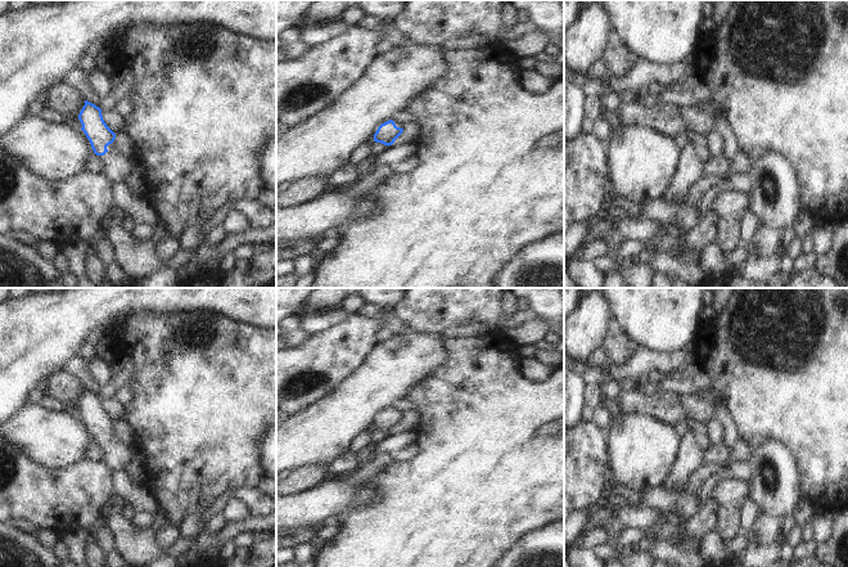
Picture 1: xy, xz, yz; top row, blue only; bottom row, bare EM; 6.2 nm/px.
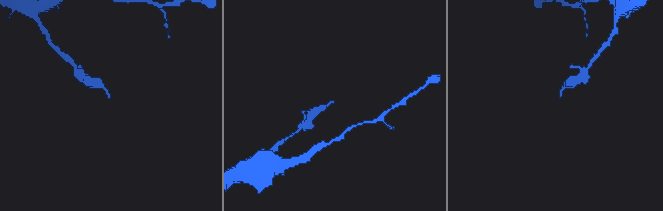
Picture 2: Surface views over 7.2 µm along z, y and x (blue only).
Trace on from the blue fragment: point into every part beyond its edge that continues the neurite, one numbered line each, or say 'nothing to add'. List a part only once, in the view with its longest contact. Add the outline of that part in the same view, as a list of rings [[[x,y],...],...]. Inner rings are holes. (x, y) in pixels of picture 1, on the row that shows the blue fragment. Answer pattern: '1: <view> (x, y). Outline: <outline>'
1: xy (117, 166). Outline: [[[114,141],[109,144],[107,149],[108,152],[104,156],[98,156],[103,166],[103,174],[105,174],[113,184],[123,183],[134,167],[134,158],[121,153]]]

